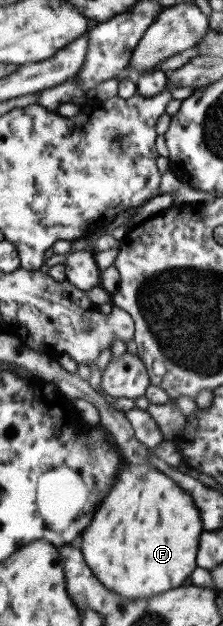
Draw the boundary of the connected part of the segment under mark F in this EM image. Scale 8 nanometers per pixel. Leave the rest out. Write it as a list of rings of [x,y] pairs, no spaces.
[[[124,462],[113,478],[113,486],[94,511],[91,523],[81,533],[81,543],[76,546],[81,547],[91,573],[110,591],[124,599],[145,599],[179,587],[189,577],[196,567],[195,551],[201,529],[201,516],[189,492],[153,466]]]

